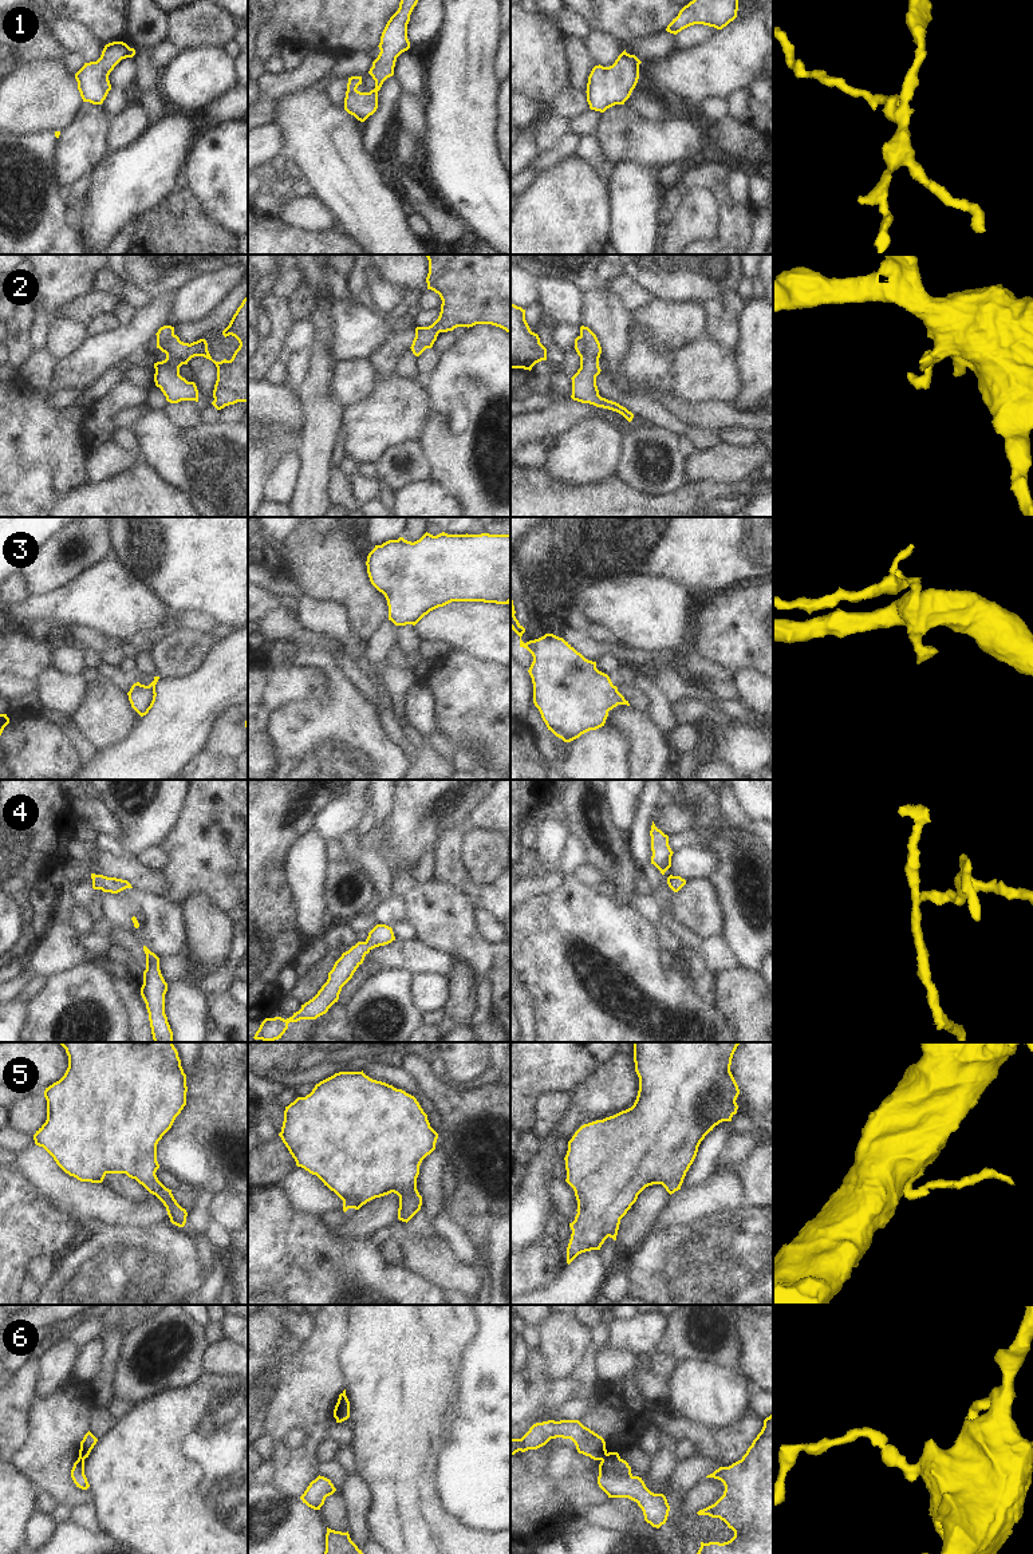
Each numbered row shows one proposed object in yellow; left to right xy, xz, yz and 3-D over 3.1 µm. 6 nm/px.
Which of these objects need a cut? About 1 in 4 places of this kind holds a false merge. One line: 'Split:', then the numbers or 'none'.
Split: 2, 6

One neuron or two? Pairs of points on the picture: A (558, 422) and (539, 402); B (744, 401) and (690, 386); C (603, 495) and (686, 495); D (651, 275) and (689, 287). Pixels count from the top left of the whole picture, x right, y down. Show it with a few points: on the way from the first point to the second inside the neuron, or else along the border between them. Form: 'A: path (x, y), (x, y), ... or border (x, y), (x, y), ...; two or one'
A: border (555, 398), (544, 409), (524, 414); two
B: border (737, 367), (740, 394), (732, 405); two
C: path (623, 503), (666, 503); one
D: path (661, 275), (677, 275), (679, 277); one

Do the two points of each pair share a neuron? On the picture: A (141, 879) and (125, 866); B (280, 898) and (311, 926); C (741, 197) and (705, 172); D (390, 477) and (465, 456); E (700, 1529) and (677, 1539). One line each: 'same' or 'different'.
A: same
B: different
C: different
D: different
E: different

